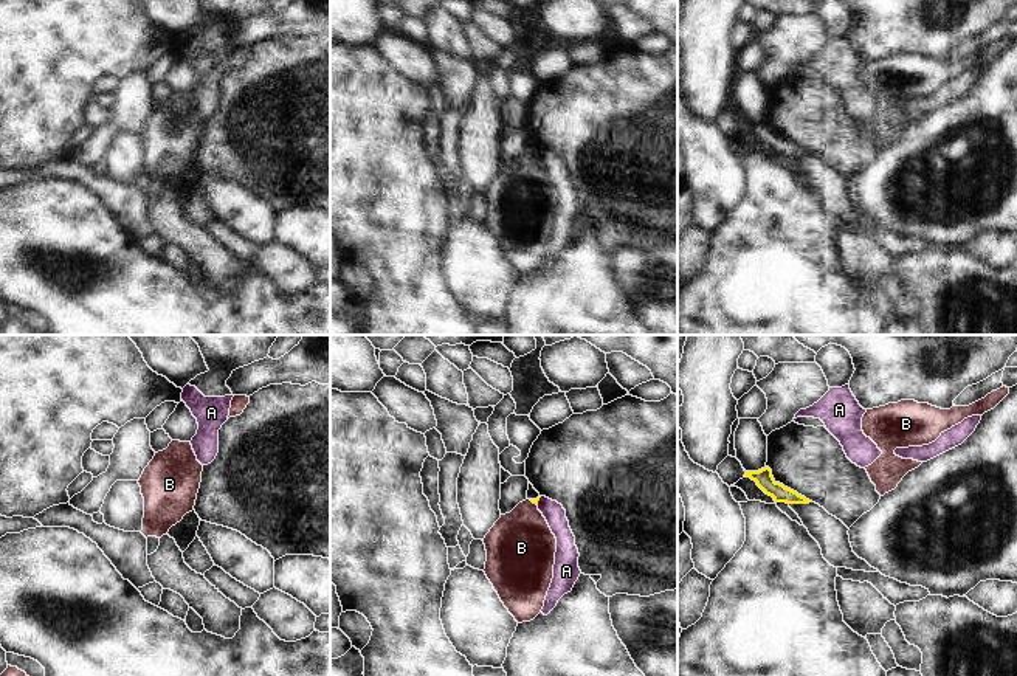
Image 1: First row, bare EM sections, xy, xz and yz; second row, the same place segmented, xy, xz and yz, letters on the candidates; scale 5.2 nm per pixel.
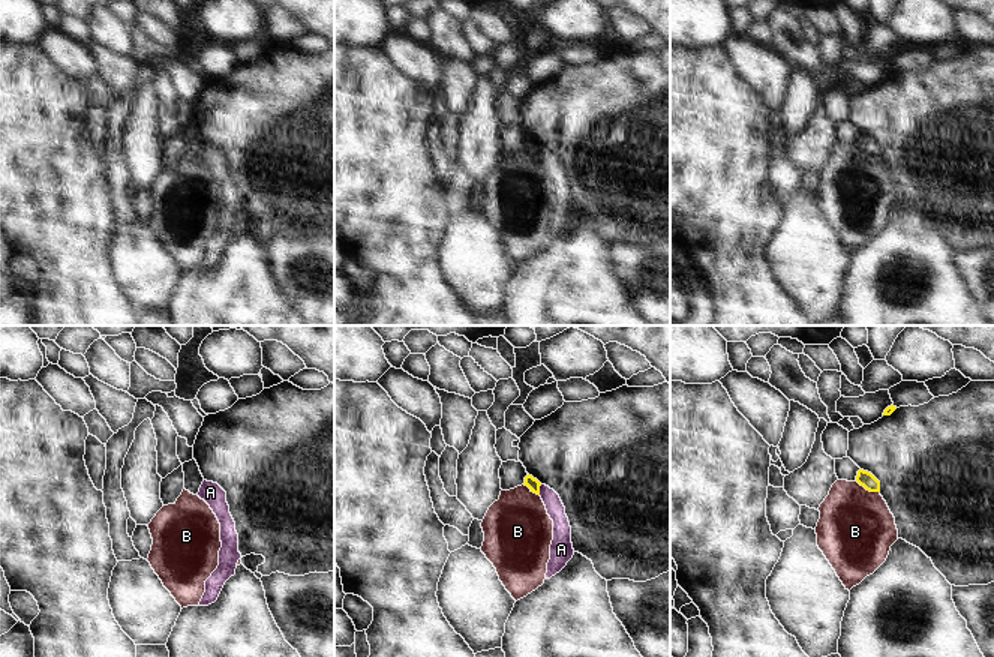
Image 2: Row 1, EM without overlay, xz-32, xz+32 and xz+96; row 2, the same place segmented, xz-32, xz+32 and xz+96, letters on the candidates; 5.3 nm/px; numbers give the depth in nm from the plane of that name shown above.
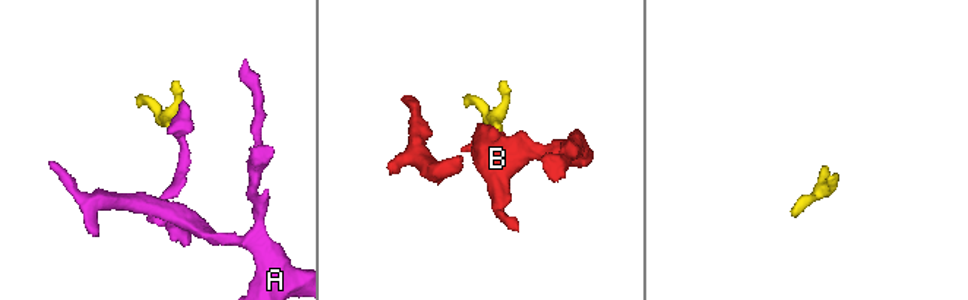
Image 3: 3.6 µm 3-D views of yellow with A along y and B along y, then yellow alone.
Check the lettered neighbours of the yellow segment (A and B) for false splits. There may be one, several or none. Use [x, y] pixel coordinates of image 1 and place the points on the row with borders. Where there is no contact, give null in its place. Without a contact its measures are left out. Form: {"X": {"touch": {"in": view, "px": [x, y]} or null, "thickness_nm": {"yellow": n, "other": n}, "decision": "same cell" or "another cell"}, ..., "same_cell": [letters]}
{"A": {"touch": {"in": "xz", "px": [538, 500]}, "thickness_nm": {"yellow": 30, "other": 110}, "decision": "another cell"}, "B": {"touch": {"in": "xz", "px": [534, 503]}, "thickness_nm": {"yellow": 30, "other": 360}, "decision": "another cell"}, "same_cell": []}

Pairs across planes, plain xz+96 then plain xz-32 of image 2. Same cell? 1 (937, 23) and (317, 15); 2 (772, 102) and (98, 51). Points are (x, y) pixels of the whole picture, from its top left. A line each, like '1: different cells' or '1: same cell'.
1: different cells
2: different cells

